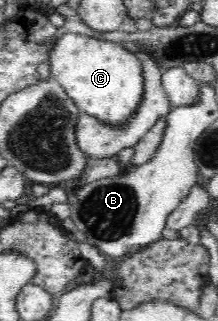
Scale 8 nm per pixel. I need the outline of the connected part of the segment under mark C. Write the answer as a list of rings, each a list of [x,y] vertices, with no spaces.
[[[65,30],[48,50],[48,64],[55,80],[80,111],[107,123],[120,123],[138,105],[142,91],[142,66],[137,57],[111,40],[97,39]]]

